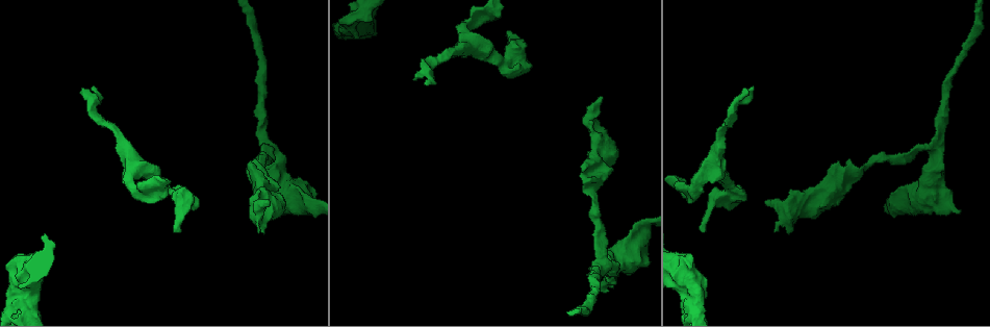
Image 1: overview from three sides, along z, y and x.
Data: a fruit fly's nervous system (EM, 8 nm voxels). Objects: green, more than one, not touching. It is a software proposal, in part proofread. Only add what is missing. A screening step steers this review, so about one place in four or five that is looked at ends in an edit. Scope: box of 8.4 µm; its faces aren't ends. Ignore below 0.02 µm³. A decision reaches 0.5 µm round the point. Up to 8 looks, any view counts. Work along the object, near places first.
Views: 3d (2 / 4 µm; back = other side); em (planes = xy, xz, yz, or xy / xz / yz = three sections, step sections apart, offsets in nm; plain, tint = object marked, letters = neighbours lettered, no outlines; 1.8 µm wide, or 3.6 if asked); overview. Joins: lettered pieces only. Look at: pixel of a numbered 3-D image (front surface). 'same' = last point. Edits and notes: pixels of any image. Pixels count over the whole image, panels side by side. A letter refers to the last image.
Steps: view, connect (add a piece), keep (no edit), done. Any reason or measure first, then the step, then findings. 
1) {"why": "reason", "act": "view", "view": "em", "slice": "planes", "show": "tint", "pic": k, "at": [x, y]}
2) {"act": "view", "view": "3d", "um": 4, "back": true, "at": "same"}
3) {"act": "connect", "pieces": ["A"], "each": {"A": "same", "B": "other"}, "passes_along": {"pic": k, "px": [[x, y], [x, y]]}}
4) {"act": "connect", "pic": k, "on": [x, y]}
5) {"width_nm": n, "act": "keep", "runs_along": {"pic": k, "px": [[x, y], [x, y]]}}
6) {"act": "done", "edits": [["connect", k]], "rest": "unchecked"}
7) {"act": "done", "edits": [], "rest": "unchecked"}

{"why": "sudden change in width", "act": "view", "view": "em", "um": 3.6, "slice": "yz", "step": 16, "show": "letters", "pic": 1, "at": [930, 184]}

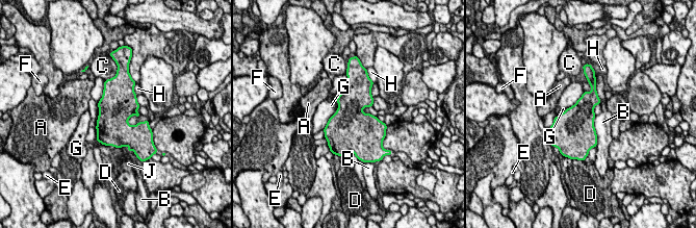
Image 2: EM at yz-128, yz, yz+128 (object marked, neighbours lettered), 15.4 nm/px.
{"act": "view", "view": "em", "um": 3.6, "slice": "planes", "show": "letters", "at": "same"}

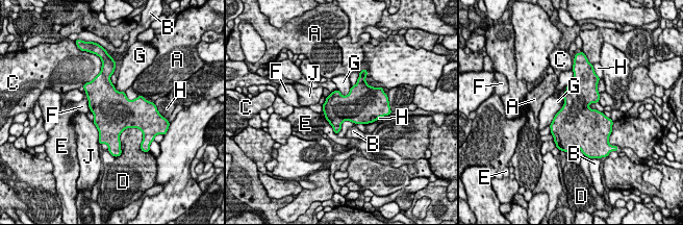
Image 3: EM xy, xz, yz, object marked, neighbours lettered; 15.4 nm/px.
{"act": "keep", "each": {"A": "other", "B": "other", "C": "other", "D": "other", "E": "other", "F": "other", "G": "other", "H": "other", "J": "other"}, "border": {"pic": 3, "px": [[567, 85], [563, 106], [549, 124]]}, "found": "none of them fits"}

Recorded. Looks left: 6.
{"why": "free end", "act": "view", "view": "em", "slice": "planes", "show": "tint", "pic": 1, "at": [251, 161]}

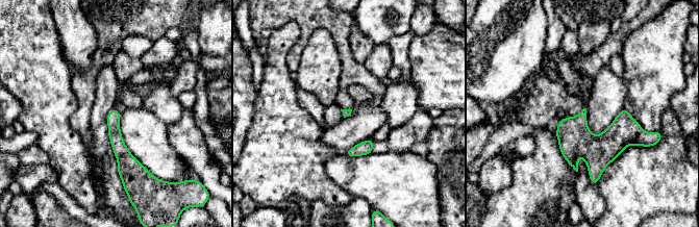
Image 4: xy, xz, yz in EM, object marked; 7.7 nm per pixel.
{"why": "what lies round it", "act": "view", "view": "em", "slice": "planes", "show": "letters", "at": "same"}

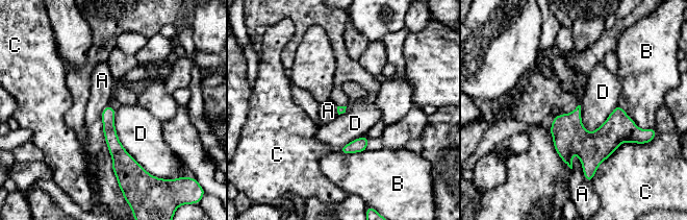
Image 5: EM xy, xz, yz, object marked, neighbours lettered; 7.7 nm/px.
{"act": "keep", "each": {"A": "other", "B": "other", "C": "other", "D": "other"}, "runs_along": {"pic": 5, "px": [[108, 108], [109, 133], [122, 170]]}, "found": "no lettered piece goes on from it"}

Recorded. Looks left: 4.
{"why": "tapers out", "act": "view", "view": "3d", "um": 4, "pic": 1, "at": [703, 232]}

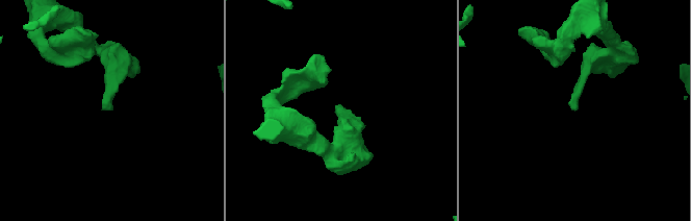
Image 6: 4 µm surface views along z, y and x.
{"why": "need the tissue", "act": "view", "view": "em", "slice": "planes", "show": "letters", "pic": 6, "at": [344, 111]}

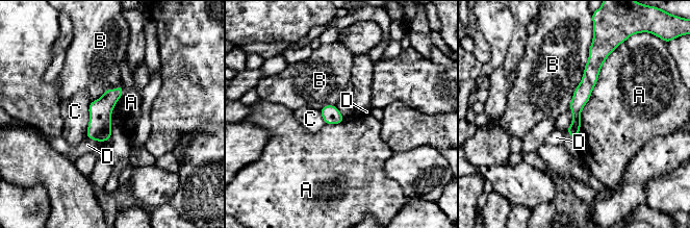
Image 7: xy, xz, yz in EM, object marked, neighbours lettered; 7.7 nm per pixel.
{"width_nm": 120, "longest_contact_nm": ["A", 600], "act": "keep", "each": {"A": "other", "B": "other", "C": "other", "D": "other"}, "found": "none of them fits"}

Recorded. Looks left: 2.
{"act": "done", "edits": [], "rest": "unchecked"}

